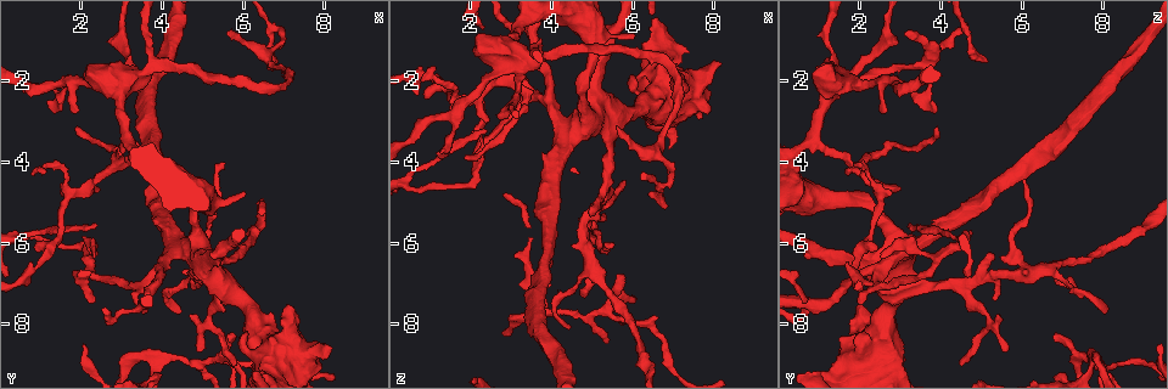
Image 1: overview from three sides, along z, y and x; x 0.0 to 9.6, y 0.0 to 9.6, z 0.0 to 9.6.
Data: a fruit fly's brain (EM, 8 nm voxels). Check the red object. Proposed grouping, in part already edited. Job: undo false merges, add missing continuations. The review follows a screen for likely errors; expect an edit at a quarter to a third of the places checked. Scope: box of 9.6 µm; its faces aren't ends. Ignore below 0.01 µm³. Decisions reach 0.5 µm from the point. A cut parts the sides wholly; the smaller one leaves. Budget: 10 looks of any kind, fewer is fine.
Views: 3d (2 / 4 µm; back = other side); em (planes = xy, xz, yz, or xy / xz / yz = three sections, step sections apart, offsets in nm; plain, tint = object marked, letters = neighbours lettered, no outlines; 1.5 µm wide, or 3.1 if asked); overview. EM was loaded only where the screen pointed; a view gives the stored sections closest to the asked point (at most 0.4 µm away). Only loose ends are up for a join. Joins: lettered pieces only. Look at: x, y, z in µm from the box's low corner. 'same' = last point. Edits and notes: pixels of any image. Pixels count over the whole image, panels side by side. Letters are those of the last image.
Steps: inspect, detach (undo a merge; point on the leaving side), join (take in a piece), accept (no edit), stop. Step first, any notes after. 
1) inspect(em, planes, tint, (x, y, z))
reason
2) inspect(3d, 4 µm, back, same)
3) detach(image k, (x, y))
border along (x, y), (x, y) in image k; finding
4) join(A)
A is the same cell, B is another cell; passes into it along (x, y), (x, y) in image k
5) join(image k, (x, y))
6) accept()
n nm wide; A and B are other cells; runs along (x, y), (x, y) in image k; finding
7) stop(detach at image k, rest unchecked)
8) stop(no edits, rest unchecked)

inspect(3d, 2 µm, (2.50, 4.75, 3.00))
free end

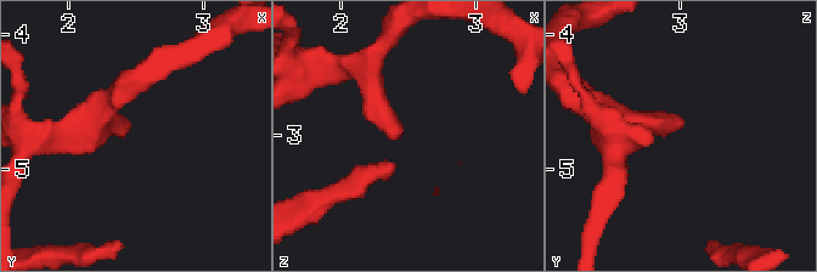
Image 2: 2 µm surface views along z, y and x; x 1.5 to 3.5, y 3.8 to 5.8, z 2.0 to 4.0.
inspect(em, planes, letters, (2.48, 4.68, 2.94))

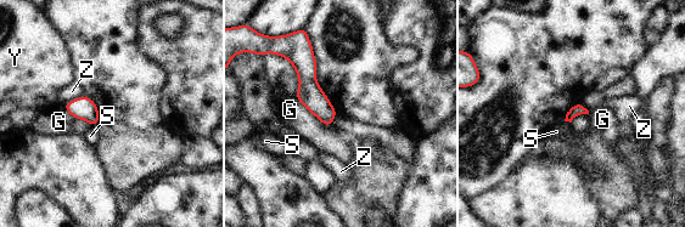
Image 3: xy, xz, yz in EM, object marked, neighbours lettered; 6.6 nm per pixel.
accept()
G, S, Y and Z are other cells; border along (295, 97), (324, 124), (331, 128) in image 3; none of them fits

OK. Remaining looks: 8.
inspect(em, planes, plain, (4.80, 6.75, 6.10))
calibre changes

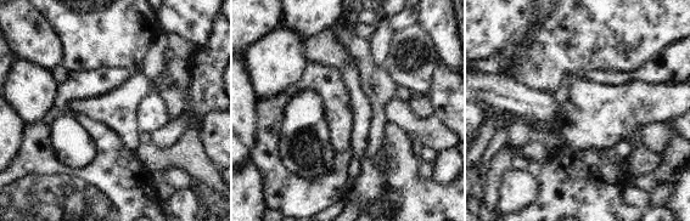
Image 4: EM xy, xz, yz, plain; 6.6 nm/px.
inspect(em, planes, letters, same)

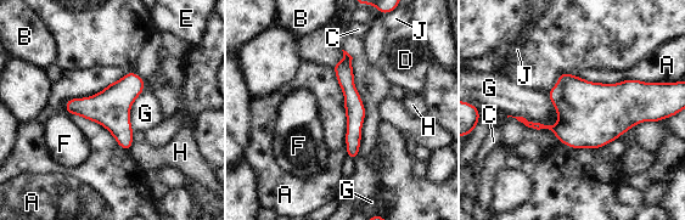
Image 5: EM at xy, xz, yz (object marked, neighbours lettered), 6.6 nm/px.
accept()
A, B, C, D, E, F, G, H and J are other cells; border along (331, 67), (343, 95), (347, 156) in image 5; all the same cell

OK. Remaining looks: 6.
inspect(3d, 4 µm, (5.55, 4.00, 6.05))
long arm stops here

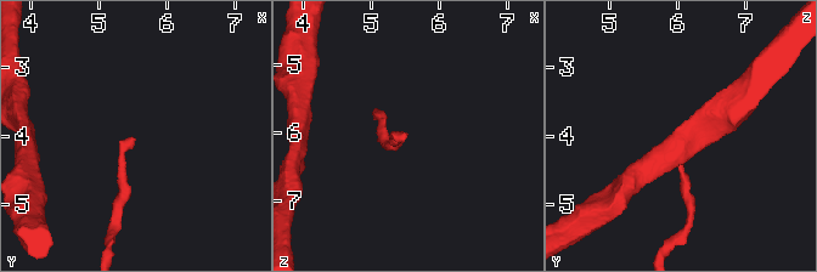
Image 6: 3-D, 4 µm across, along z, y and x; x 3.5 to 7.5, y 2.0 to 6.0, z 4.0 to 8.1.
inspect(em, planes, letters, (5.45, 4.00, 6.00))
now the EM

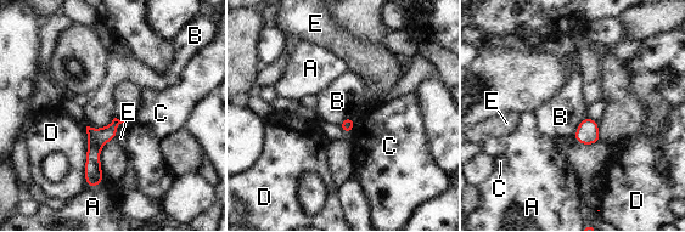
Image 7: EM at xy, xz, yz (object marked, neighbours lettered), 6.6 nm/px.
accept()
A, B, C, D and E are other cells; border along (114, 118), (100, 128), (86, 126) in image 7; none of them fits

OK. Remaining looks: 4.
inspect(em, xz, step 8, tint, (1.20, 2.55, 3.80))
free end

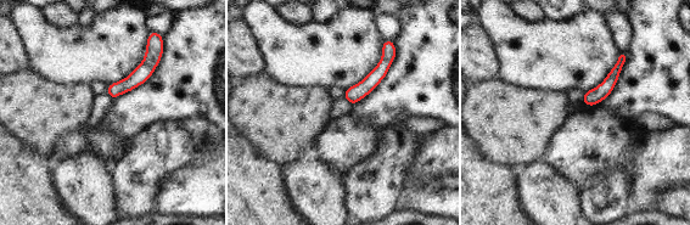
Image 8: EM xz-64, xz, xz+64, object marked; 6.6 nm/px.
inspect(em, planes, tint, same)

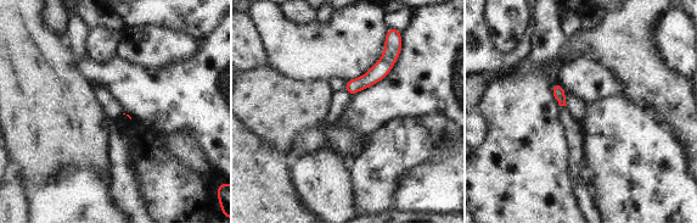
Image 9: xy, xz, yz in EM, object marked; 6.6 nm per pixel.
inspect(em, planes, letters, same)

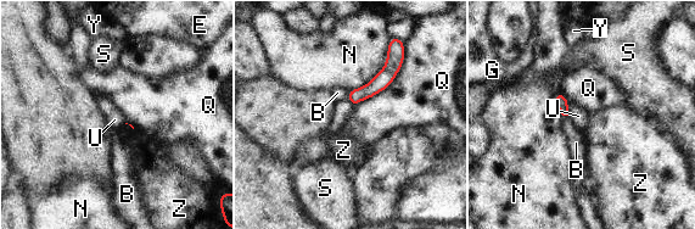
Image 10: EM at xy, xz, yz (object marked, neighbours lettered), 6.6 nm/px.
accept()
B, E, G, N, Q, S, U, Y and Z are other cells; runs along (401, 44), (391, 70), (354, 101) in image 10; no lettered piece goes on from it

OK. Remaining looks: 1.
stop(no edits, rest unchecked)

